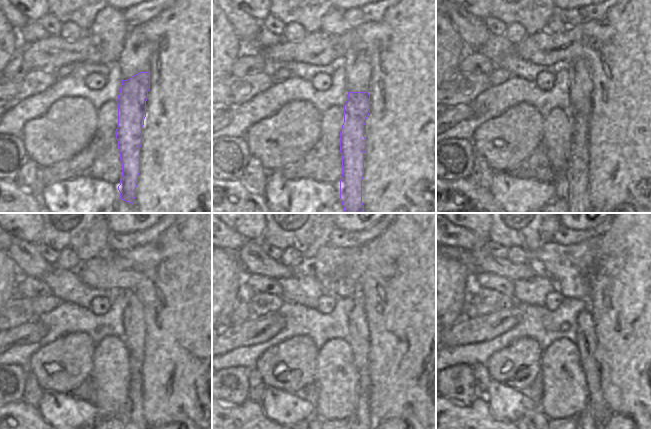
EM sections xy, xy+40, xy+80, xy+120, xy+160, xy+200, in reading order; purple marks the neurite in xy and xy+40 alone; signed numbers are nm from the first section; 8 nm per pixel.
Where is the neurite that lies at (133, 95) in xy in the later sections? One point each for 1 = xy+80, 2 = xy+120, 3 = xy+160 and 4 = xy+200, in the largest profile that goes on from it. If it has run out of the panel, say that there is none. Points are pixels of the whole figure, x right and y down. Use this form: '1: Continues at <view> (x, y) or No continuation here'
1: Continues at xy+80 (575, 179)
2: Continues at xy+120 (131, 414)
3: Continues at xy+160 (361, 416)
4: Continues at xy+200 (586, 416)

